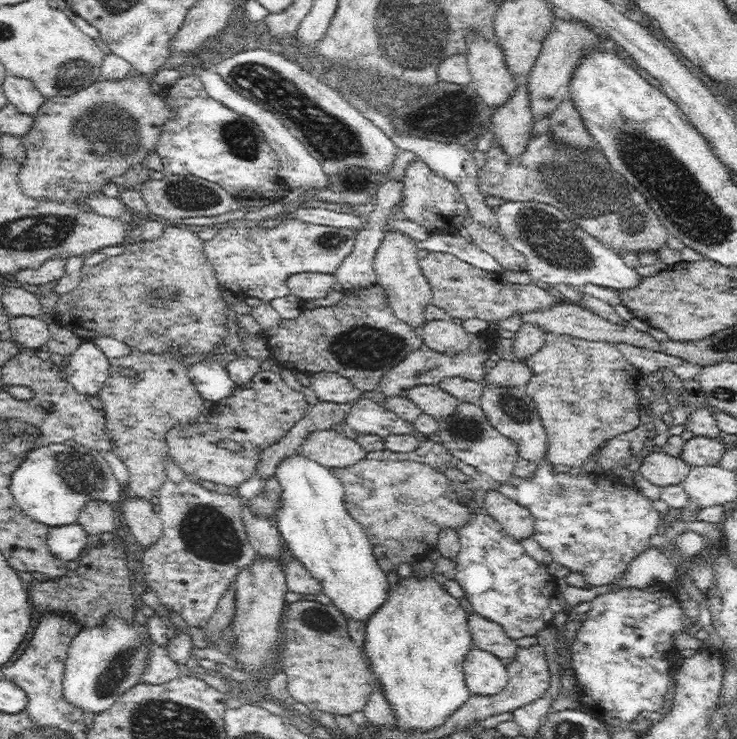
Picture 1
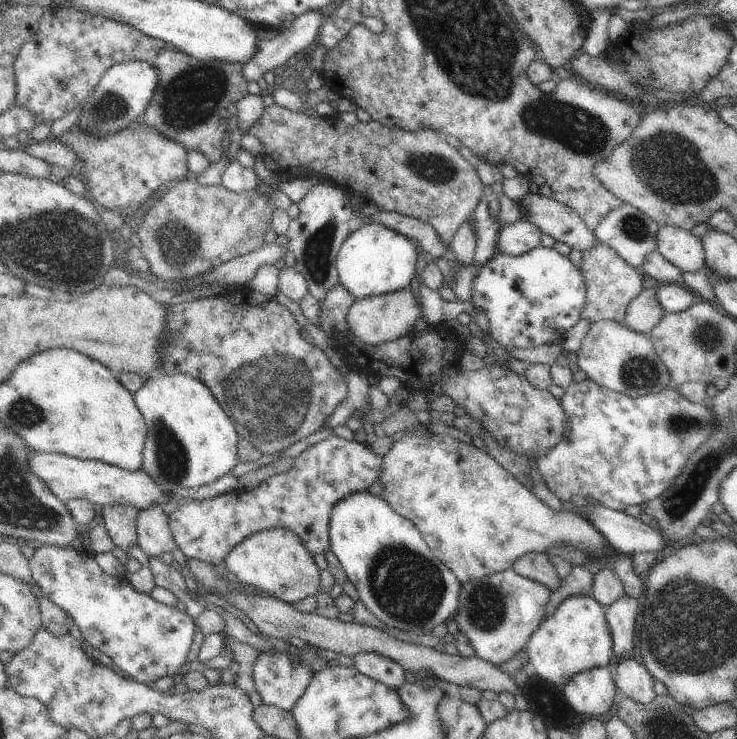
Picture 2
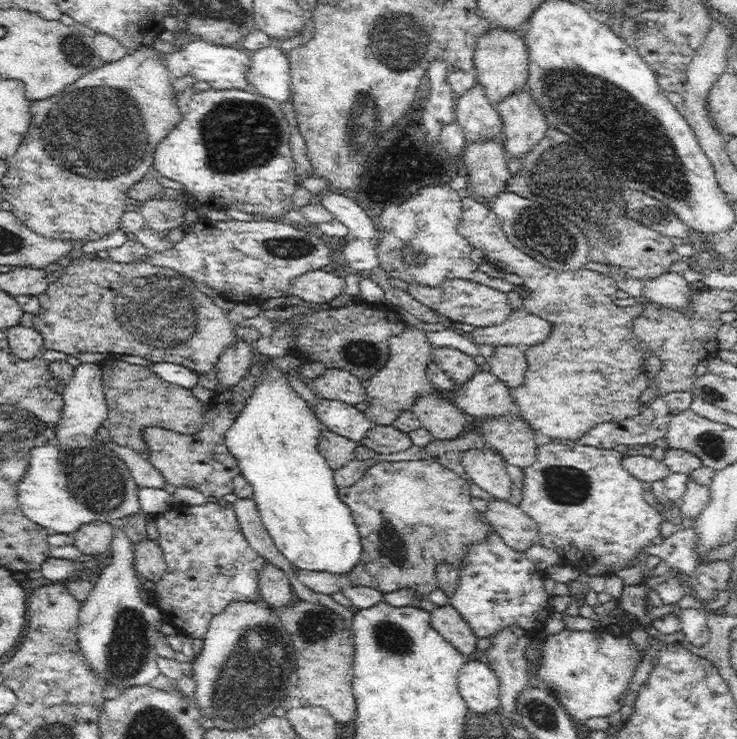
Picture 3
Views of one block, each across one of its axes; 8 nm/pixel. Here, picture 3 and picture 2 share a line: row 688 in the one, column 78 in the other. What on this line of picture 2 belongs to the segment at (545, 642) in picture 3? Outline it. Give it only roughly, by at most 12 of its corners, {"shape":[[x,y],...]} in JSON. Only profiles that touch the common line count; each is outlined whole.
{"shape":[[81,548],[29,561],[82,640],[149,685],[177,674],[193,618]]}

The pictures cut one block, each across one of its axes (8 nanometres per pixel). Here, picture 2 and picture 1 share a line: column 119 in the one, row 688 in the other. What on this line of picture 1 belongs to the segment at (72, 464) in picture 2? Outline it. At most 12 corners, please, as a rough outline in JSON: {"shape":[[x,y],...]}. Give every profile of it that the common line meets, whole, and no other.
{"shape":[[476,647],[464,659],[470,694],[493,695],[507,685],[500,658]]}

